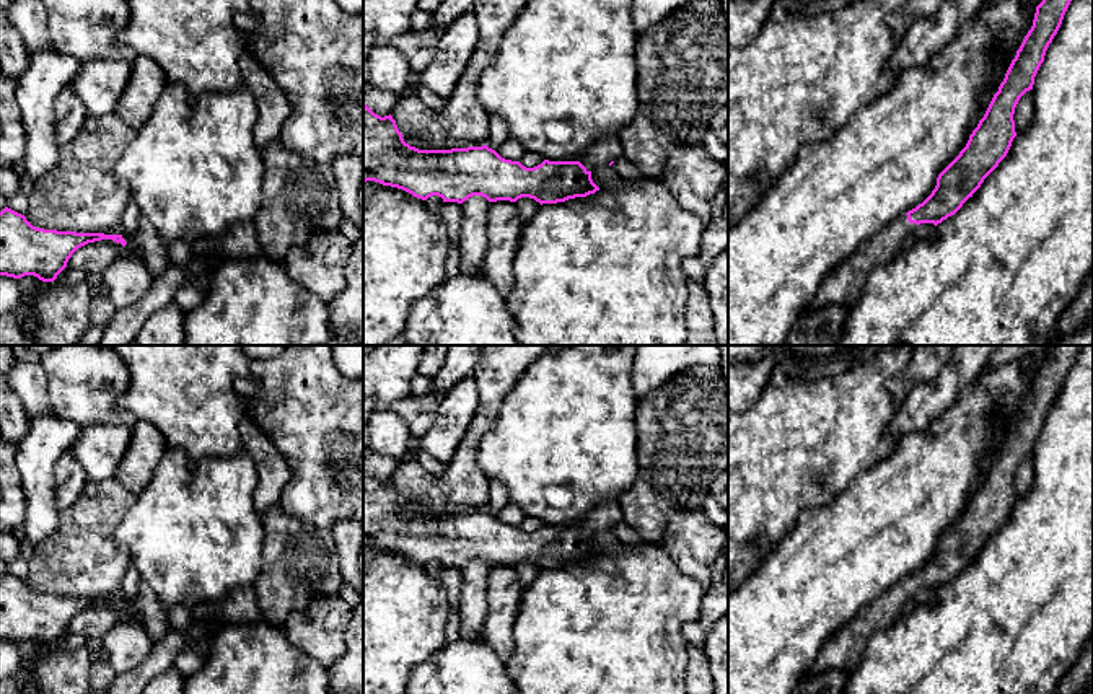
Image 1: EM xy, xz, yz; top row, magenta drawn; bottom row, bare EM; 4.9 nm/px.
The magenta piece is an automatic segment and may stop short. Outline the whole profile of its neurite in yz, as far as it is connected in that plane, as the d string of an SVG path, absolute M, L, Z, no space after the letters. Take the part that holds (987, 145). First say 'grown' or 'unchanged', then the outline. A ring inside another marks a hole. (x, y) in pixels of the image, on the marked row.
grown; M1043 0L1036 7L1033 26L1012 60L999 91L994 94L984 117L969 135L966 147L938 174L932 194L883 228L871 239L862 243L854 254L836 266L819 285L805 313L827 305L839 305L847 311L855 308L873 269L888 264L902 241L920 223L935 226L955 215L972 197L984 179L1007 156L1015 132L1015 108L1020 98L1033 90L1034 77L1044 62L1046 51L1057 34L1072 0Z

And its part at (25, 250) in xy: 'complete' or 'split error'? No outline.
complete

